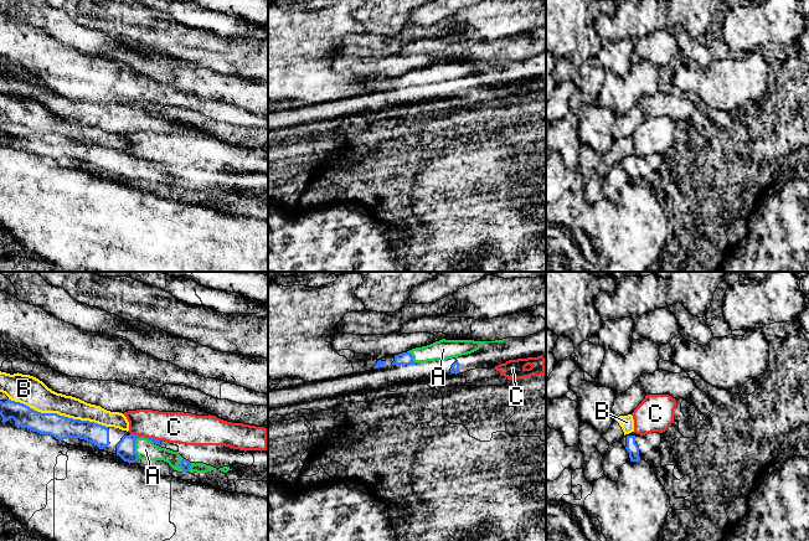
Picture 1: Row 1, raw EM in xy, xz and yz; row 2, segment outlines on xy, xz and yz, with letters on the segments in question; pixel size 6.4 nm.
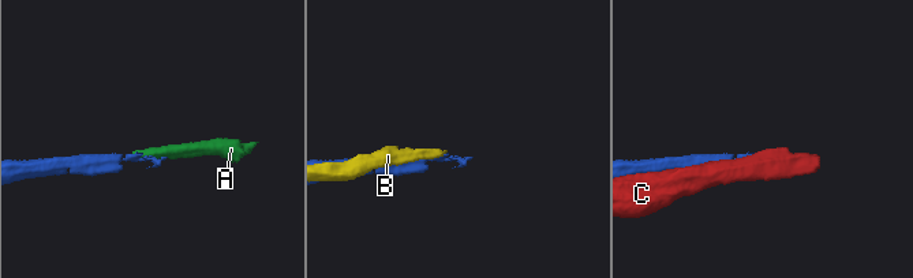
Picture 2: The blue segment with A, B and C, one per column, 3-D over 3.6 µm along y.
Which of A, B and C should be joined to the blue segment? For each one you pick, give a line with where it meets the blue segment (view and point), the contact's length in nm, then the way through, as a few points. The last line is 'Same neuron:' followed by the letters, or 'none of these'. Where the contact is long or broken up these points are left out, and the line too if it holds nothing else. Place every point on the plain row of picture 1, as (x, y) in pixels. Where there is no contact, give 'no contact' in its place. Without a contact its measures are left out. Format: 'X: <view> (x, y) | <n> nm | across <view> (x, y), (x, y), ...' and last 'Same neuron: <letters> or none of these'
A: xy (134, 170) | 140 nm | across xy (125, 170), (134, 170), (145, 171)
Same neuron: A

